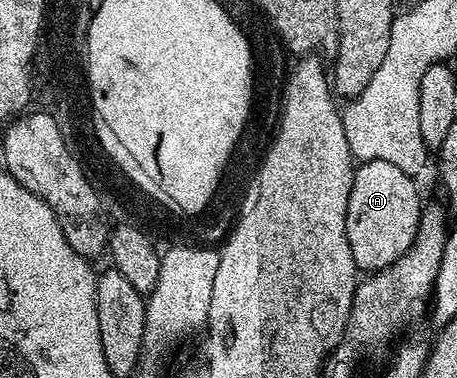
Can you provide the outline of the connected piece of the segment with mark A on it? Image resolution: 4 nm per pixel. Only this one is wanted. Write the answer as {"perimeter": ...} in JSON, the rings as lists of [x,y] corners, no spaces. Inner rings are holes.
{"perimeter":[[[384,159],[363,161],[355,168],[352,191],[348,195],[346,234],[348,247],[352,247],[352,259],[359,270],[376,273],[396,263],[396,259],[412,247],[424,204],[413,180],[417,181],[410,173],[400,171],[400,167],[384,163]]]}

